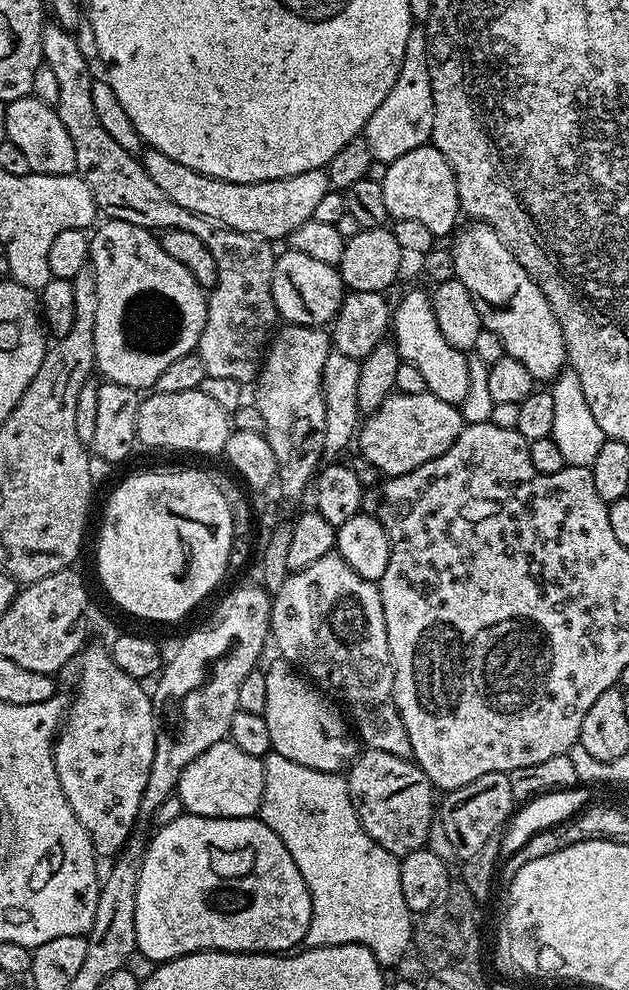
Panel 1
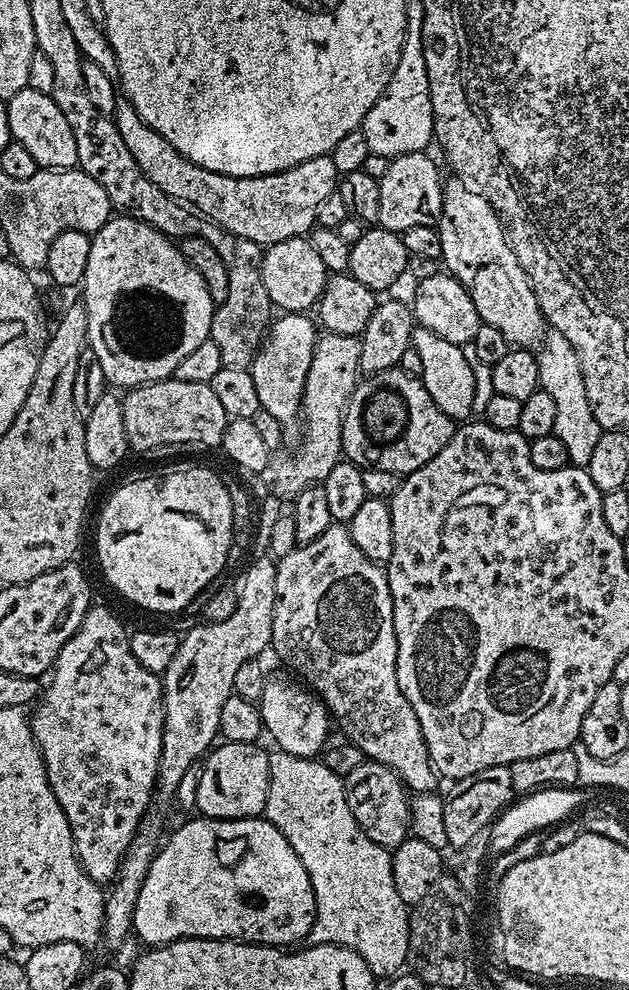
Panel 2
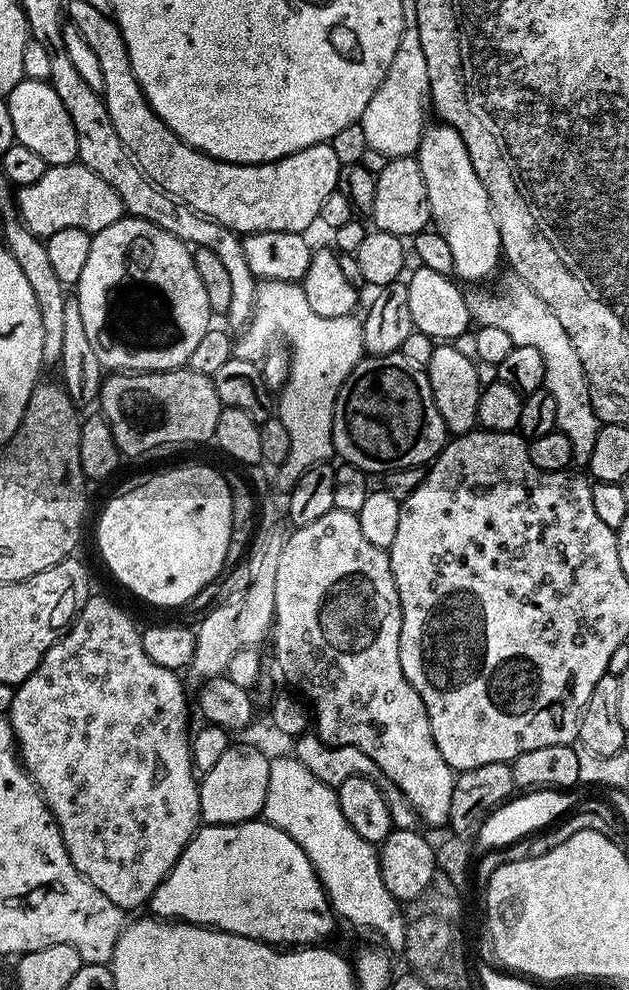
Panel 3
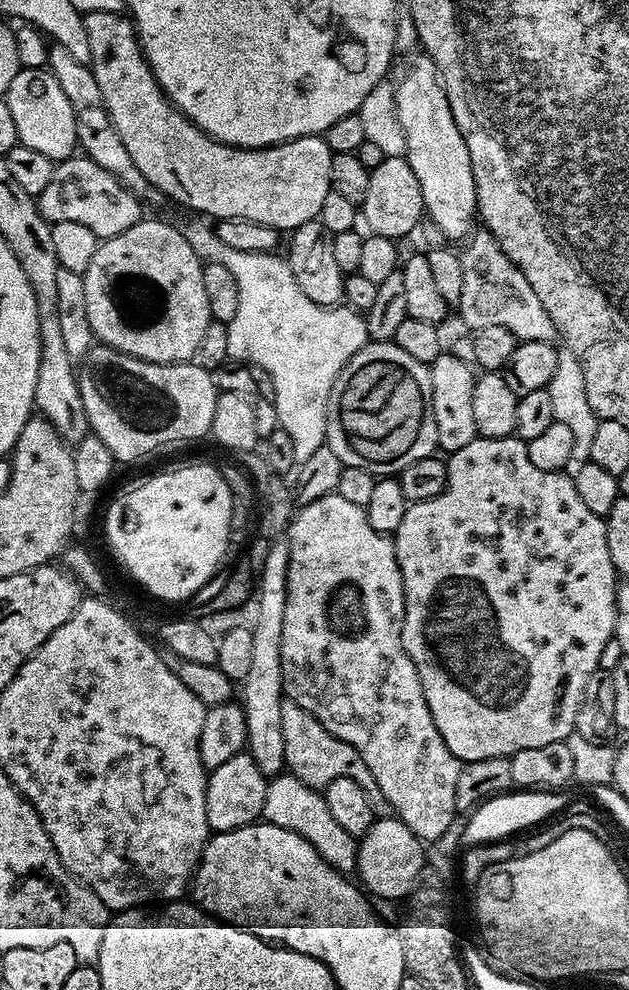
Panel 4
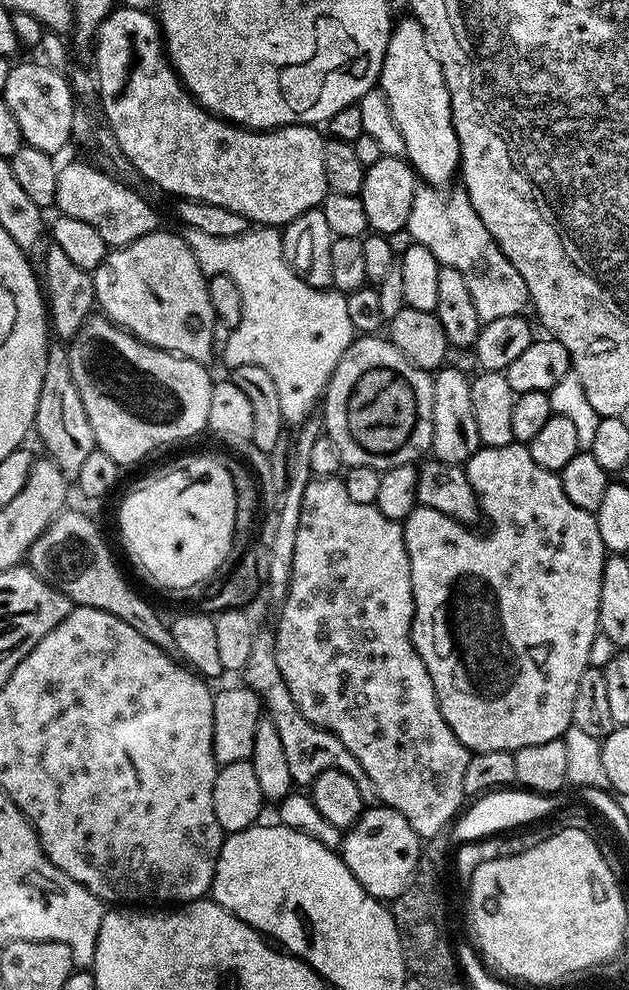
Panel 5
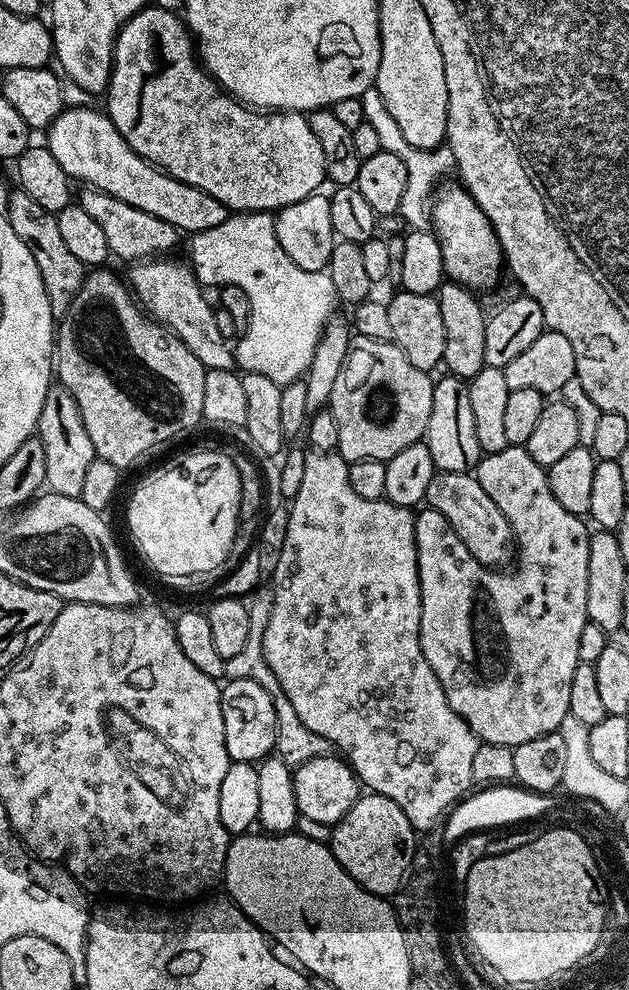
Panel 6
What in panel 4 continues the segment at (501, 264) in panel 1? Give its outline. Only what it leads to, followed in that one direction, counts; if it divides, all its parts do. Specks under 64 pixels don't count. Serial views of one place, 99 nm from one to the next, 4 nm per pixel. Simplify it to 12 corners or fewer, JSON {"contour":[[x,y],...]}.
{"contour":[[427,54],[394,84],[427,219],[478,220],[470,150]]}

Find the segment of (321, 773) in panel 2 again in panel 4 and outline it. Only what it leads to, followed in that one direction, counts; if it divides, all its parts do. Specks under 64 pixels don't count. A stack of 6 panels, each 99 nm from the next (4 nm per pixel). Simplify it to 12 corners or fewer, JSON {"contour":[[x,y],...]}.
{"contour":[[291,774],[268,780],[263,819],[306,838],[332,868],[356,866],[323,795]]}

